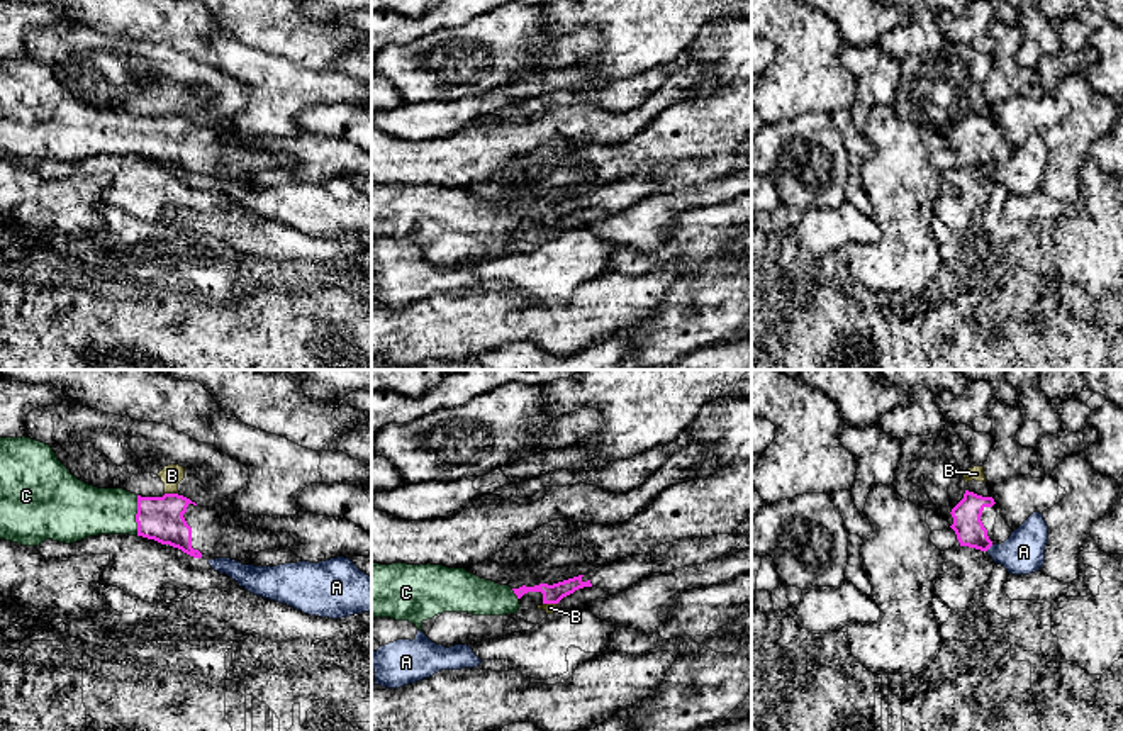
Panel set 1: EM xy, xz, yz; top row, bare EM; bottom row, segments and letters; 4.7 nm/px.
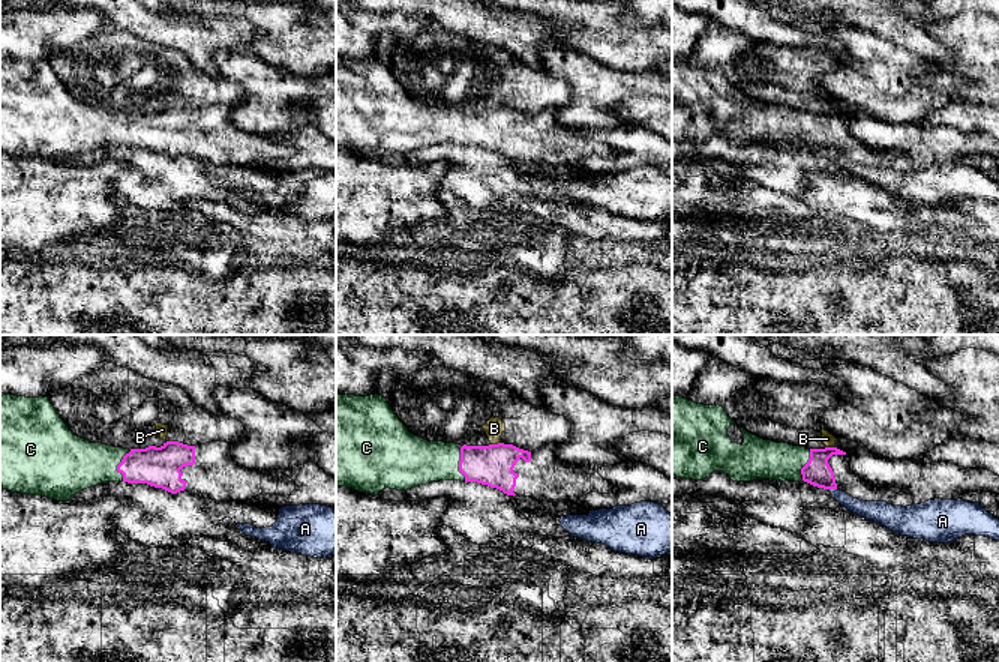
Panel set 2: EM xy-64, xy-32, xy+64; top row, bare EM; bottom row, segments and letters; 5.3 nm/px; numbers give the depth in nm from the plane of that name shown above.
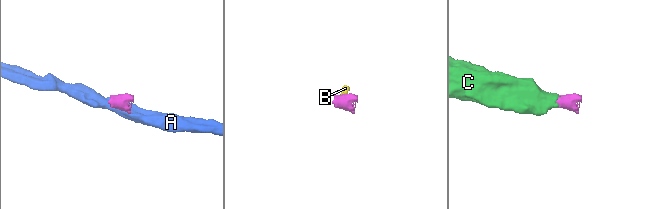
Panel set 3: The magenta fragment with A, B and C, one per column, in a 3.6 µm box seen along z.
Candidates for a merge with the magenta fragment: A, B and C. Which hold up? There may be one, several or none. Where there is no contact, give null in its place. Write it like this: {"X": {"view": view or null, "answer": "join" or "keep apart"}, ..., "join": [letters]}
{"A": {"view": "yz", "answer": "keep apart"}, "B": {"view": "xy", "answer": "keep apart"}, "C": {"view": "xy", "answer": "join"}, "join": ["C"]}

